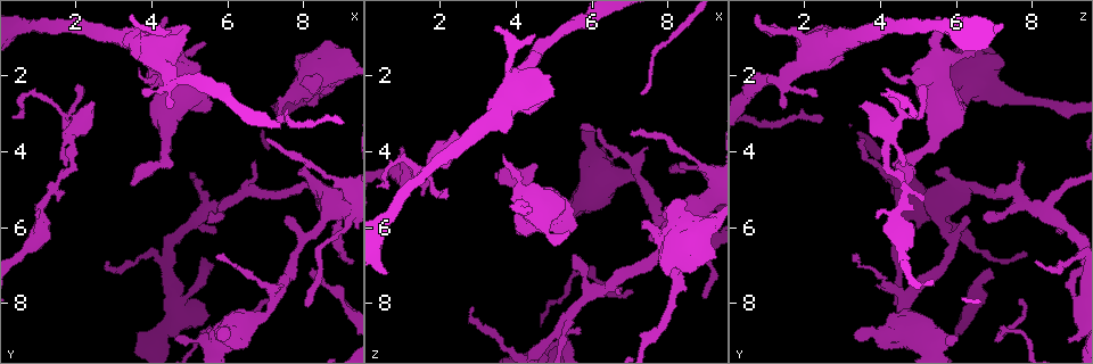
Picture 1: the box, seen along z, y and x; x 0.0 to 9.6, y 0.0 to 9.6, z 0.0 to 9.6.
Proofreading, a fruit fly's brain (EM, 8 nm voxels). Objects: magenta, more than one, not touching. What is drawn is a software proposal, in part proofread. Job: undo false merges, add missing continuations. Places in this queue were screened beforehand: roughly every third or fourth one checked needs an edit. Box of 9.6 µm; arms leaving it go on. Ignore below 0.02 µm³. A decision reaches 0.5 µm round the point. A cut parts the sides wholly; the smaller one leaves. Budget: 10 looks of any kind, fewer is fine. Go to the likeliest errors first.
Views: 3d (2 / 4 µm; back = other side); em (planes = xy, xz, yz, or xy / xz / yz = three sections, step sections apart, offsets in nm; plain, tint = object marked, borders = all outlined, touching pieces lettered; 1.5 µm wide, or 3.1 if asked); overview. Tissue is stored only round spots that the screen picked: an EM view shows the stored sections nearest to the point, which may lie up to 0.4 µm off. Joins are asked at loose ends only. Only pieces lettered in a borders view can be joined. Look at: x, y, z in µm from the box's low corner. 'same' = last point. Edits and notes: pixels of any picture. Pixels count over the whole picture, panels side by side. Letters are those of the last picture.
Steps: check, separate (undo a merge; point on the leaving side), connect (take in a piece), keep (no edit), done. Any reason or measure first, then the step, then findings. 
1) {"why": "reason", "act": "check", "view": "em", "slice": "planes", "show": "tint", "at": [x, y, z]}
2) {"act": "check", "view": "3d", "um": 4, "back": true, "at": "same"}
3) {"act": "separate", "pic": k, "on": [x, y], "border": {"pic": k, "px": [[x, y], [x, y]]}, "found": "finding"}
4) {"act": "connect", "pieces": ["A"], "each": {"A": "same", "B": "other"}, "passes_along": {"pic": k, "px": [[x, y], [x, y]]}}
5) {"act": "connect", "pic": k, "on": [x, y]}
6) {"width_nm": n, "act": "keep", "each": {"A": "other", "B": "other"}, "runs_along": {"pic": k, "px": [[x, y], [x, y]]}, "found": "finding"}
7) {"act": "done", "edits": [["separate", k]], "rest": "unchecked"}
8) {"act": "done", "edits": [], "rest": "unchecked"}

{"why": "long arm stops here", "act": "check", "view": "3d", "um": 2, "at": [3.45, 4.90, 4.50]}

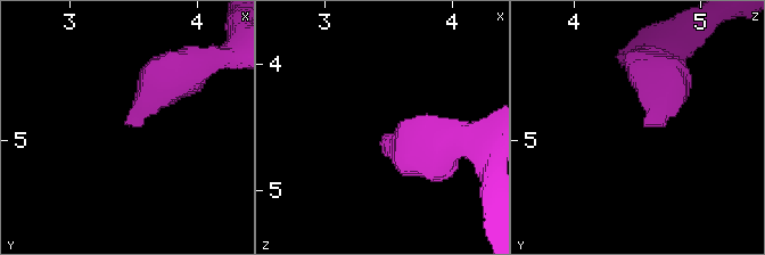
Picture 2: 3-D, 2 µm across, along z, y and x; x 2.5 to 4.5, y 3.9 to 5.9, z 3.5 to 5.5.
{"why": "need the tissue", "act": "check", "view": "em", "slice": "planes", "show": "borders", "at": [3.48, 4.88, 4.52]}

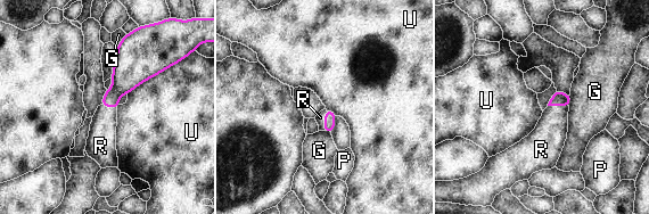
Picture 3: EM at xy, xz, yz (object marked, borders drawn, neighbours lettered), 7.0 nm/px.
{"act": "connect", "pieces": ["R"], "each": {"G": "other", "P": "other", "R": "same", "U": "other"}, "passes_along": {"pic": 3, "px": [[329, 115], [325, 121], [320, 117]]}, "found": "the cell continues"}

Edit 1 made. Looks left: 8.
{"why": "branch stops here", "act": "check", "view": "3d", "um": 2, "at": [1.05, 5.70, 3.85]}

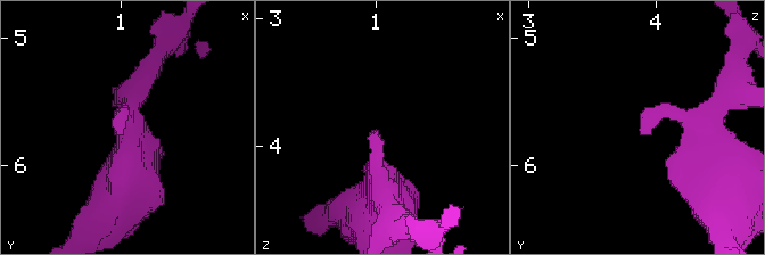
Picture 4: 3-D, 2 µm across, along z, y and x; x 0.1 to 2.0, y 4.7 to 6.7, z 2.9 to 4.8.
{"why": "need the tissue", "act": "check", "view": "em", "slice": "planes", "show": "borders", "at": [1.02, 5.76, 3.92]}

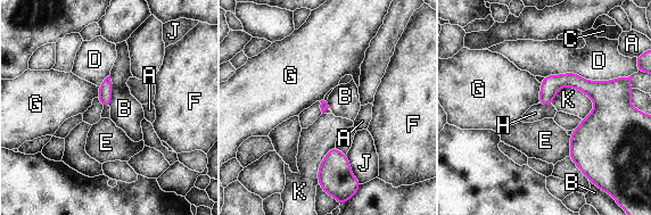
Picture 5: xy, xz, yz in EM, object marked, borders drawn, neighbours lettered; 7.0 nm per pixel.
{"act": "connect", "pieces": ["H"], "each": {"A": "other", "B": "other", "C": "other", "D": "other", "E": "other", "F": "other", "G": "other", "H": "same", "J": "other", "K": "other"}, "found": "the cell continues"}

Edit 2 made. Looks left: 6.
{"why": "branch stops here", "act": "check", "view": "em", "slice": "xz", "step": 4, "show": "borders", "at": [4.55, 0.80, 0.90]}

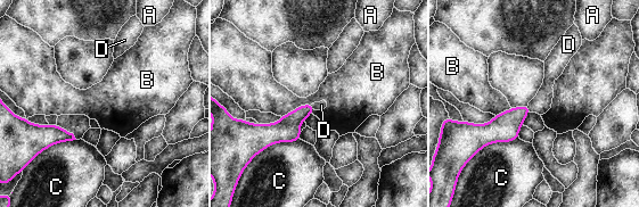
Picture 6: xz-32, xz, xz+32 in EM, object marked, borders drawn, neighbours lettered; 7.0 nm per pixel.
{"longest_contact_nm": ["C", 320], "act": "connect", "pieces": ["D"], "each": {"A": "other", "B": "other", "C": "other", "D": "same"}, "passes_along": {"pic": 6, "px": [[504, 127], [530, 108], [541, 102]]}, "found": "the cell continues"}

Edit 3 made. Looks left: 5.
{"why": "free end", "act": "check", "view": "3d", "um": 2, "back": true, "at": [4.50, 2.85, 1.50]}

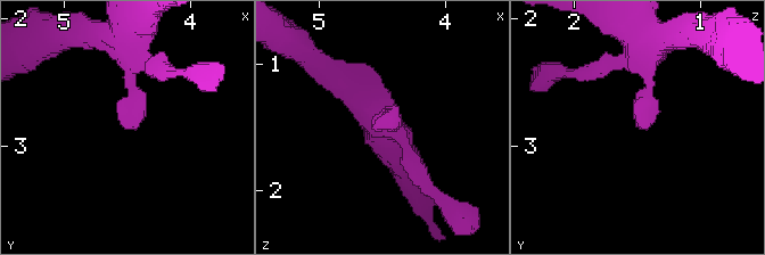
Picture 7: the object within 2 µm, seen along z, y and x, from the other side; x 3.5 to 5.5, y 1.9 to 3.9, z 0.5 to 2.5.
{"act": "check", "view": "em", "slice": "xz", "step": 8, "show": "borders", "at": [4.52, 2.84, 1.46]}

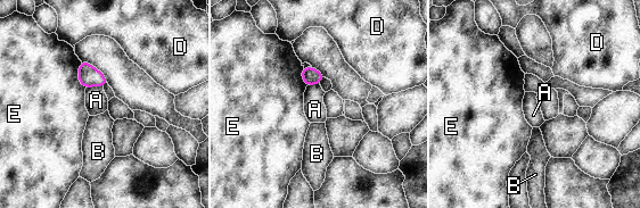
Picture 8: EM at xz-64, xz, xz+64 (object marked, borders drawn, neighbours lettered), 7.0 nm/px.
{"act": "check", "view": "em", "slice": "planes", "show": "borders", "at": "same"}

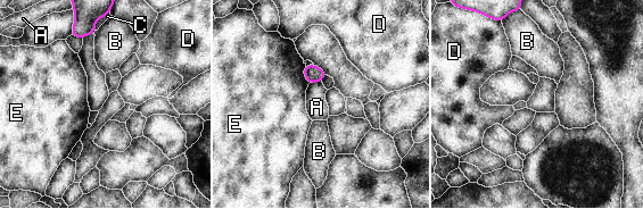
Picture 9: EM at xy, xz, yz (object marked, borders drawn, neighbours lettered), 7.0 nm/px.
{"act": "keep", "each": {"A": "other", "B": "other", "C": "other", "D": "other", "E": "other"}, "border": {"pic": 9, "px": [[321, 81], [308, 84]]}, "found": "none of them fits"}

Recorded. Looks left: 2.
{"why": "branch stops here", "act": "check", "view": "em", "slice": "planes", "show": "borders", "at": [5.55, 5.75, 6.70]}

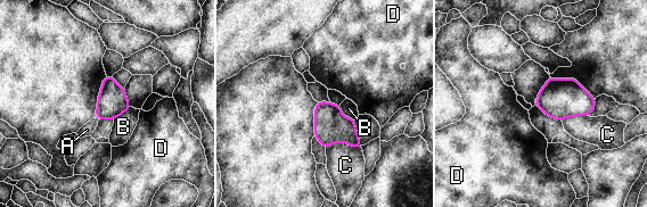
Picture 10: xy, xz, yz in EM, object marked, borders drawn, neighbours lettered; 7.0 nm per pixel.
{"width_nm": 140, "act": "keep", "each": {"A": "other", "B": "other", "C": "other", "D": "other"}, "border": {"pic": 10, "px": [[340, 105], [346, 117], [355, 118]]}, "found": "no lettered piece goes on from it"}

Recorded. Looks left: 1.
{"act": "done", "edits": [["connect", 3], ["connect", 5], ["connect", 6]], "rest": "unchecked"}

